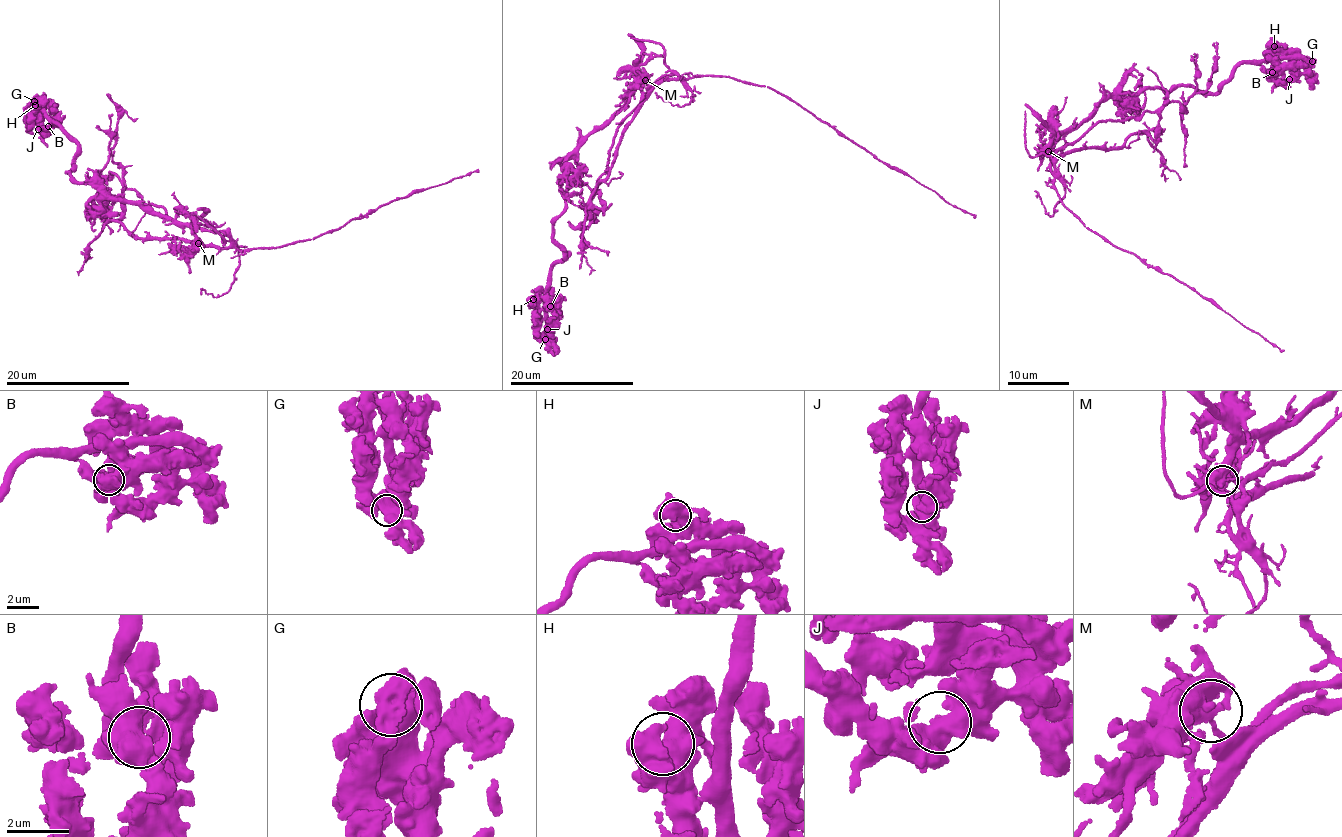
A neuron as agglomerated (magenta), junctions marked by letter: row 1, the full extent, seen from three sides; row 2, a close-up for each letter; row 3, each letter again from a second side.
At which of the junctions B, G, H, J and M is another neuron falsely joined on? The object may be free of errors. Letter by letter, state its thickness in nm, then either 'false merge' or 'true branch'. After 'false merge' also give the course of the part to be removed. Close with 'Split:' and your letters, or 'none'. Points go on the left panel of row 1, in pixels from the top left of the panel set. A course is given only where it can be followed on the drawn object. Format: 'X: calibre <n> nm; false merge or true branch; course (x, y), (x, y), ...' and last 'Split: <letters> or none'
B: calibre 550 nm; true branch
G: calibre 500 nm; true branch
H: calibre 500 nm; true branch
J: calibre 480 nm; true branch
M: calibre 550 nm; false merge; course (198, 244), (199, 239), (204, 245), (219, 249), (262, 248), (318, 237), (394, 199), (477, 169)
Split: M

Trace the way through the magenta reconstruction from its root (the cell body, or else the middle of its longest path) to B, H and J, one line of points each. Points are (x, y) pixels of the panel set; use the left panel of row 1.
B: (195, 236), (97, 179), (74, 179), (76, 142), (40, 100), (54, 115), (48, 126)
H: (195, 236), (184, 223), (111, 196), (97, 179), (74, 179), (67, 171), (73, 168), (76, 142), (35, 105)
J: (195, 236), (184, 223), (111, 196), (97, 179), (74, 179), (67, 171), (76, 142), (40, 100), (38, 129)

